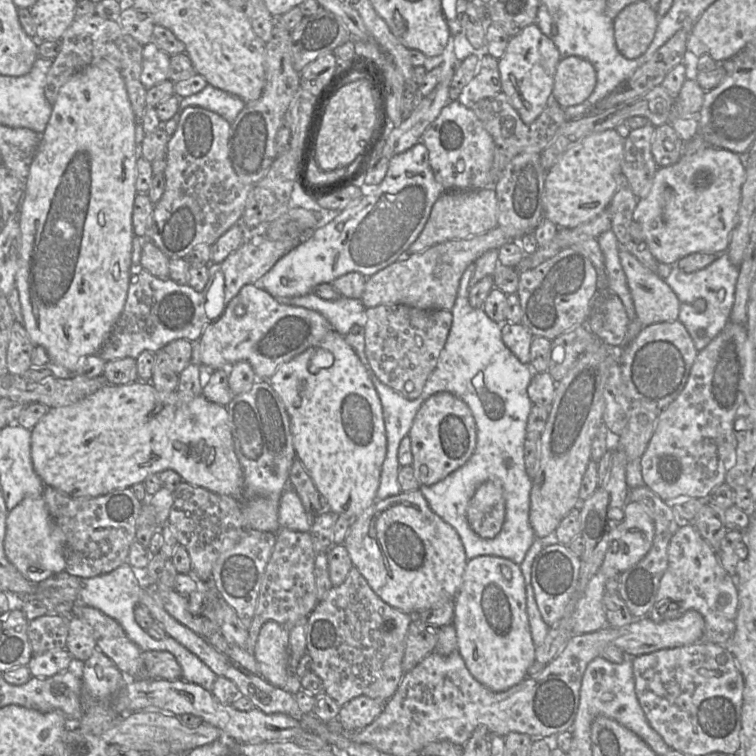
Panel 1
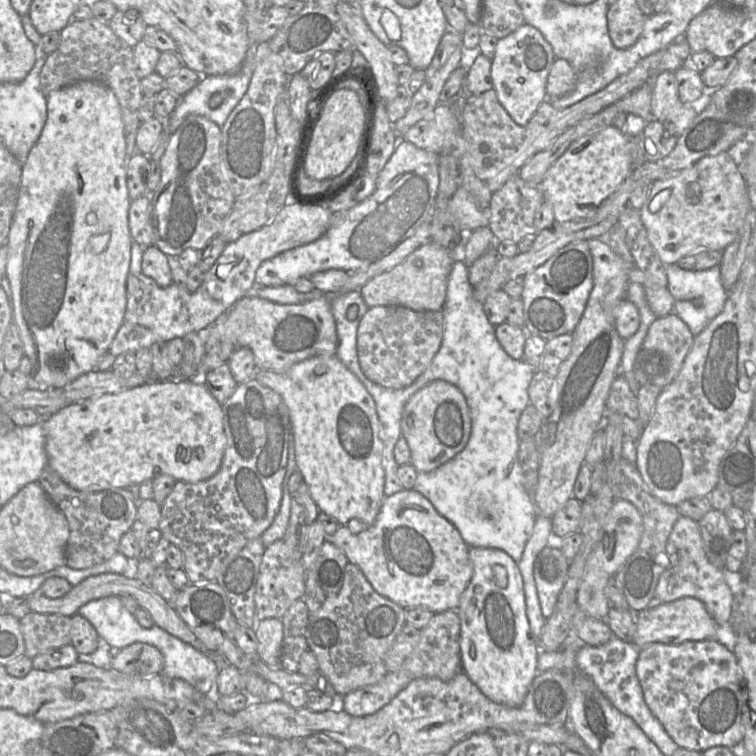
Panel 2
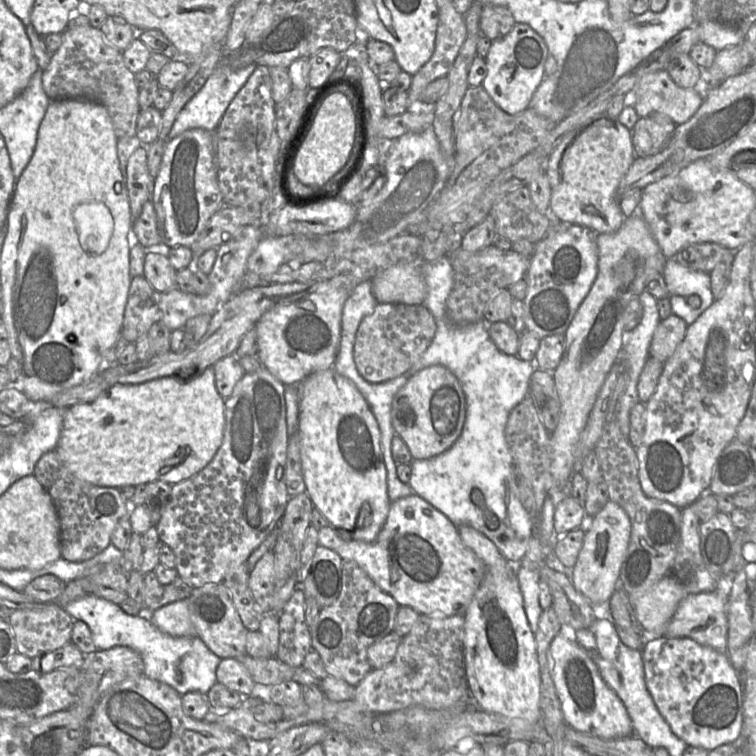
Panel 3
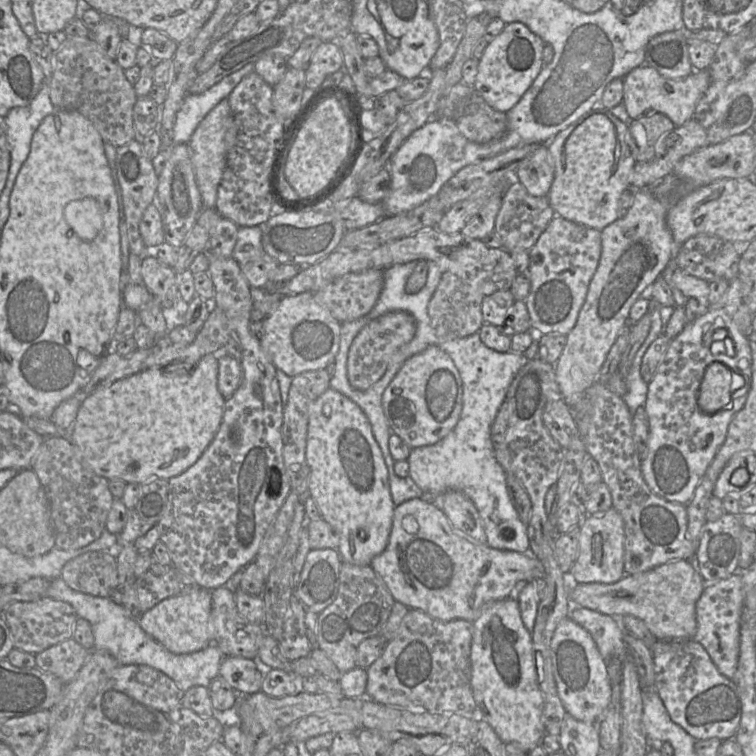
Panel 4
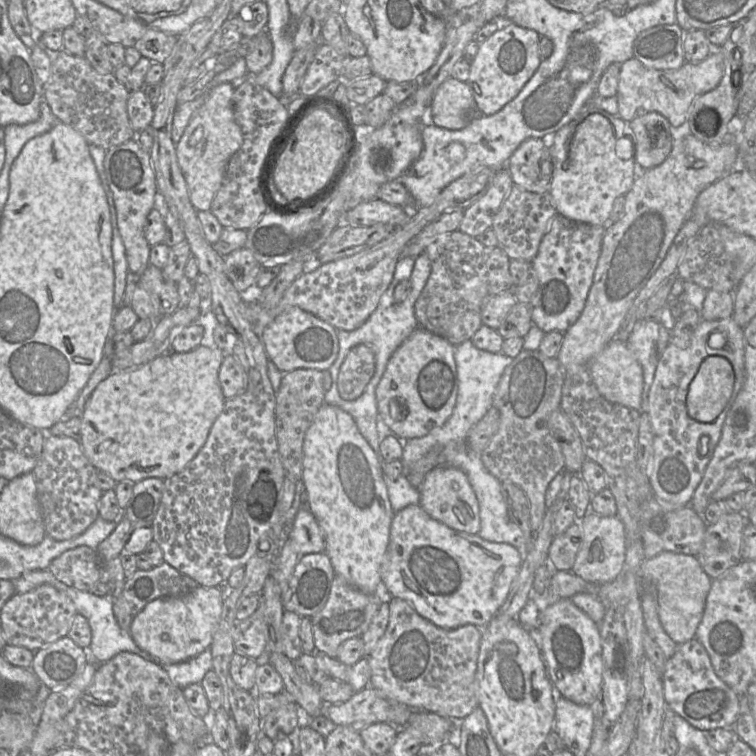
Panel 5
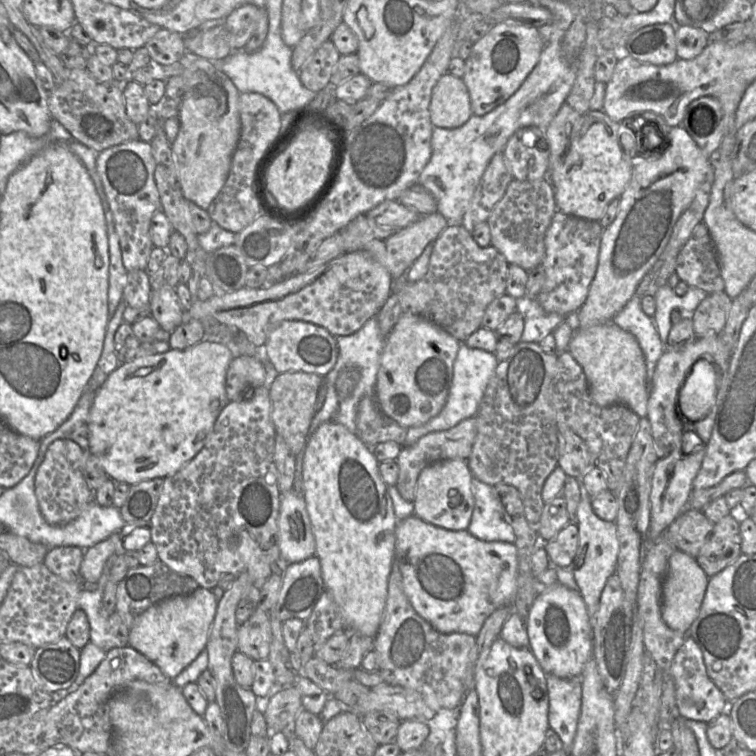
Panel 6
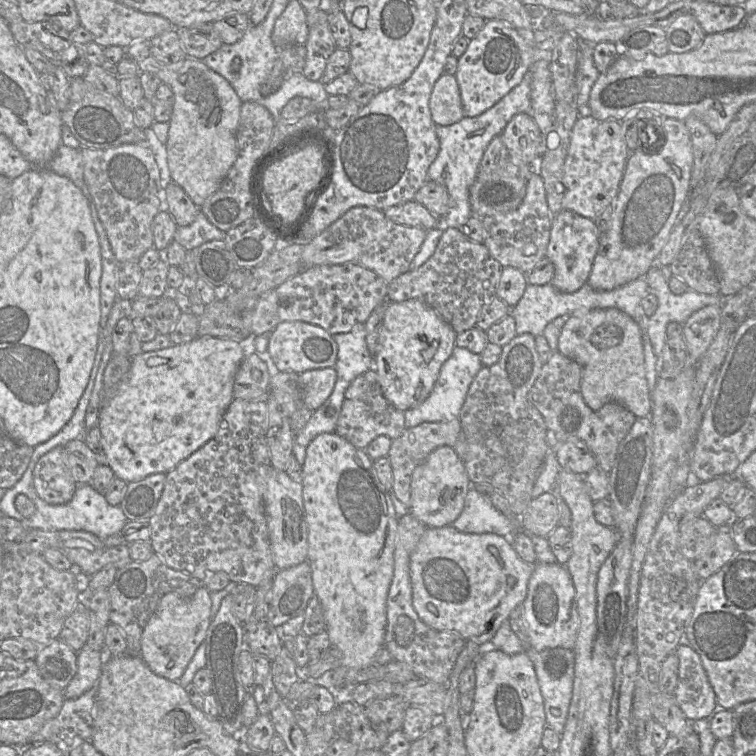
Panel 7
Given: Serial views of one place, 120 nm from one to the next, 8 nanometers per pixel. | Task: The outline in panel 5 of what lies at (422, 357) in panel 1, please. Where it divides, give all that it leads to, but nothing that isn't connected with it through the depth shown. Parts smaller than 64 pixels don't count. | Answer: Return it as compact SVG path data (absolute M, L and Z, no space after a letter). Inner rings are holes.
M366 344L354 346L338 374L338 391L344 400L360 397L375 372L375 354Z

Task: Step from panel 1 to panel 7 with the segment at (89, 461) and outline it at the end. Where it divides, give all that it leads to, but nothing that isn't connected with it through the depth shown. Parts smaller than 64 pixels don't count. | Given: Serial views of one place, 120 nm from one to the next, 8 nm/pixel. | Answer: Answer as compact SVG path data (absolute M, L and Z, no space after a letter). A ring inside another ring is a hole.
M197 336L193 340L186 343L171 345L168 348L157 351L142 352L133 357L131 359L129 371L116 386L113 397L109 400L102 401L102 407L99 413L98 428L101 434L101 447L104 462L112 469L115 477L127 483L132 483L143 480L147 476L155 473L166 474L207 443L216 434L223 414L234 399L234 378L244 357L243 345L239 342L232 339L224 339L213 336Z

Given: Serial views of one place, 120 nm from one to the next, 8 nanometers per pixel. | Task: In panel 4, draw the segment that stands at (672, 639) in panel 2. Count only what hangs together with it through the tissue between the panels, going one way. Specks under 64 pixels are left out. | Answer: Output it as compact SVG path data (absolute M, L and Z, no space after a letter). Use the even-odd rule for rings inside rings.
M734 573L716 583L705 583L696 603L697 629L693 639L701 644L719 672L733 679L740 651L740 619L745 599L745 586L741 573Z

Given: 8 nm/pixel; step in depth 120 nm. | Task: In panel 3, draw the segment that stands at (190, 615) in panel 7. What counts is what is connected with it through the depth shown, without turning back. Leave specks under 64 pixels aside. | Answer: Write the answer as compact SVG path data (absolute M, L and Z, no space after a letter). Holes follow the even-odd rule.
M189 600L167 604L149 615L151 622L162 632L173 637L196 637L197 632L191 621Z

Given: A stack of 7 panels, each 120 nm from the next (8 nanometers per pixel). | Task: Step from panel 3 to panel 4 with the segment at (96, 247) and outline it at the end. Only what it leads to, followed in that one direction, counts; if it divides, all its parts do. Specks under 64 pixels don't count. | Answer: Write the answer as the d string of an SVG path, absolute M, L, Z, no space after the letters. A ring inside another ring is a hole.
M86 197L69 202L64 214L71 229L84 241L93 240L102 229L102 211L94 198Z

